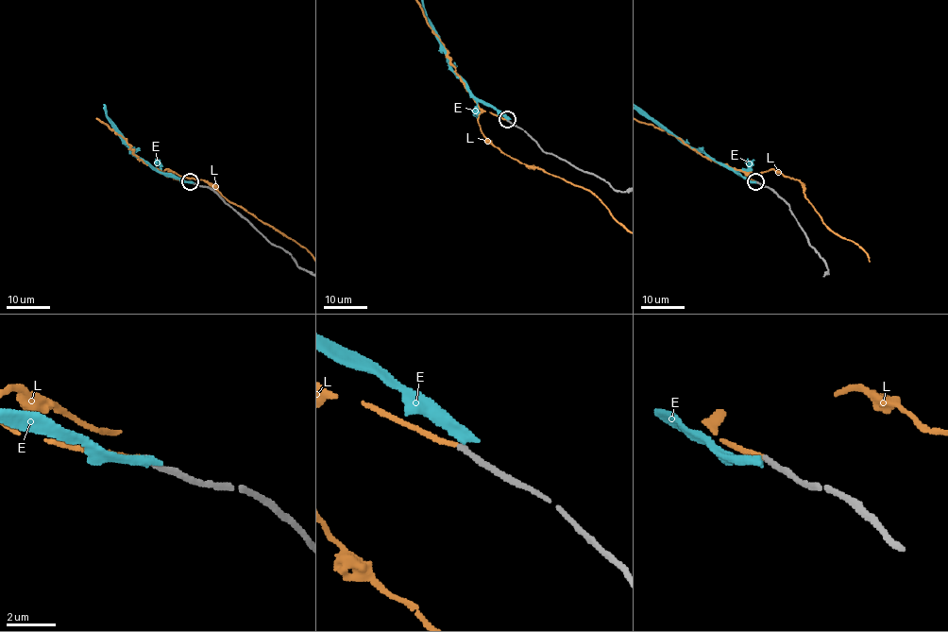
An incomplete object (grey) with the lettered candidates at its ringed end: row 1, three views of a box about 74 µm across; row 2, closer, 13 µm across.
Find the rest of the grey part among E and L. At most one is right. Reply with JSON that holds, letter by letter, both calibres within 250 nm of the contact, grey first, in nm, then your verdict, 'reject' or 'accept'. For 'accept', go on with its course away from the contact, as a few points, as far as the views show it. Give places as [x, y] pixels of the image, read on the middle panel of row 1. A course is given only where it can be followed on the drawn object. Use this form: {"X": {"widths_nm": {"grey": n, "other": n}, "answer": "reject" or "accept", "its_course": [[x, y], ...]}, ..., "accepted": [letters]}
{"E": {"widths_nm": {"grey": 240, "other": 440}, "answer": "reject"}, "L": {"widths_nm": {"grey": 240, "other": 200}, "answer": "accept"}, "accepted": ["L"]}

